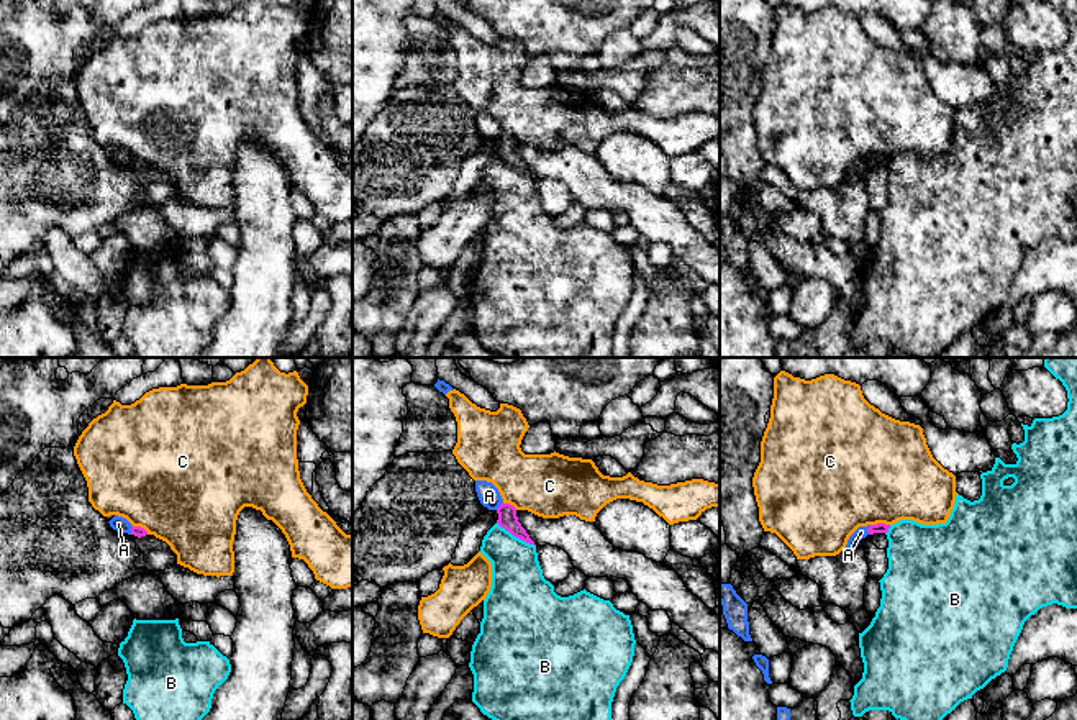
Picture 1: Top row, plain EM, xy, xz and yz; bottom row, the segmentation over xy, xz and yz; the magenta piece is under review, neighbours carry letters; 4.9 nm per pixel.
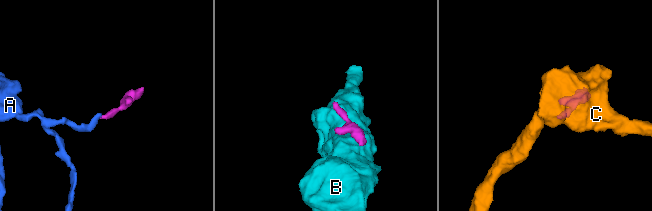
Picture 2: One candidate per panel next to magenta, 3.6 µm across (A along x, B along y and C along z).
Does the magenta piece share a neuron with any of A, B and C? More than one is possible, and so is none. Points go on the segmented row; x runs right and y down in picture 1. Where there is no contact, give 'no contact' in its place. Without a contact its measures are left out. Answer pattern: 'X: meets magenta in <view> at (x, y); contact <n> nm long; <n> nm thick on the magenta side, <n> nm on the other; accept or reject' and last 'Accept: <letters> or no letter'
A: meets magenta in yz at (867, 530); contact 50 nm long; 50 nm thick on the magenta side, 60 nm on the other; reject
B: meets magenta in xz at (517, 537); contact 220 nm long; 100 nm thick on the magenta side, 280 nm on the other; reject
C: meets magenta in yz at (879, 524); contact 100 nm long; 50 nm thick on the magenta side, 500 nm on the other; reject
Accept: no letter

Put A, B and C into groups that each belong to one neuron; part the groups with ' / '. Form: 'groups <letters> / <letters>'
groups A / B / C

